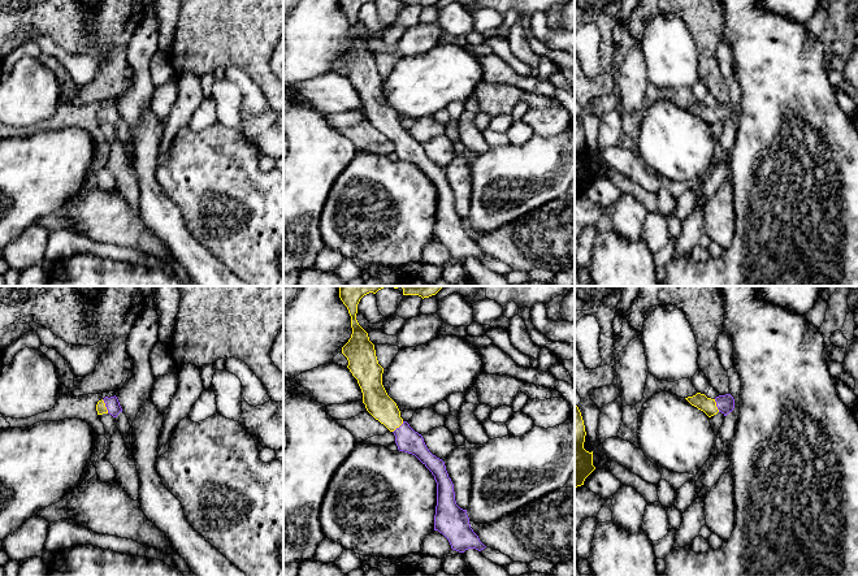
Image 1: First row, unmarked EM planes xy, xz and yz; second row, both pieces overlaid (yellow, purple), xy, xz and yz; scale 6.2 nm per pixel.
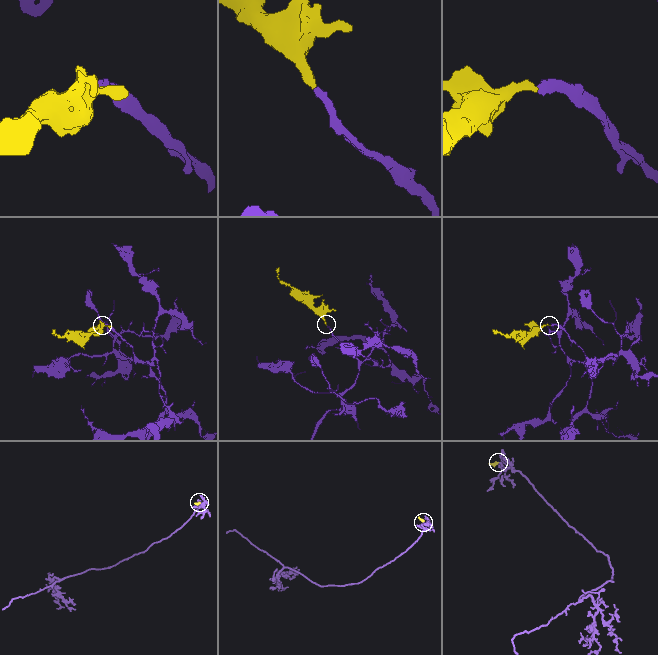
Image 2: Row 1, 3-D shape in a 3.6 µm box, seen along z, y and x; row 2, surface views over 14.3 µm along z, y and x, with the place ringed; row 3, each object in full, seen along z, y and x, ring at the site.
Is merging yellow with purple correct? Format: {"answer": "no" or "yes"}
{"answer": "yes"}

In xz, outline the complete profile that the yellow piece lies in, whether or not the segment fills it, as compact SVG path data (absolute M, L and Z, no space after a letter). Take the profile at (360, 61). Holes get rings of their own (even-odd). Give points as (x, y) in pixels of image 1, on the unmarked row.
M339 0L339 7L351 25L352 36L351 47L342 56L342 62L348 69L347 77L358 88L367 120L394 142L398 159L415 164L434 185L437 191L434 239L448 248L452 259L464 261L468 257L476 257L481 260L486 255L471 237L467 218L456 213L454 192L448 186L445 170L433 164L422 144L400 126L396 112L387 104L382 94L384 77L378 73L374 53L356 29L358 13L369 1L376 3L377 0Z

